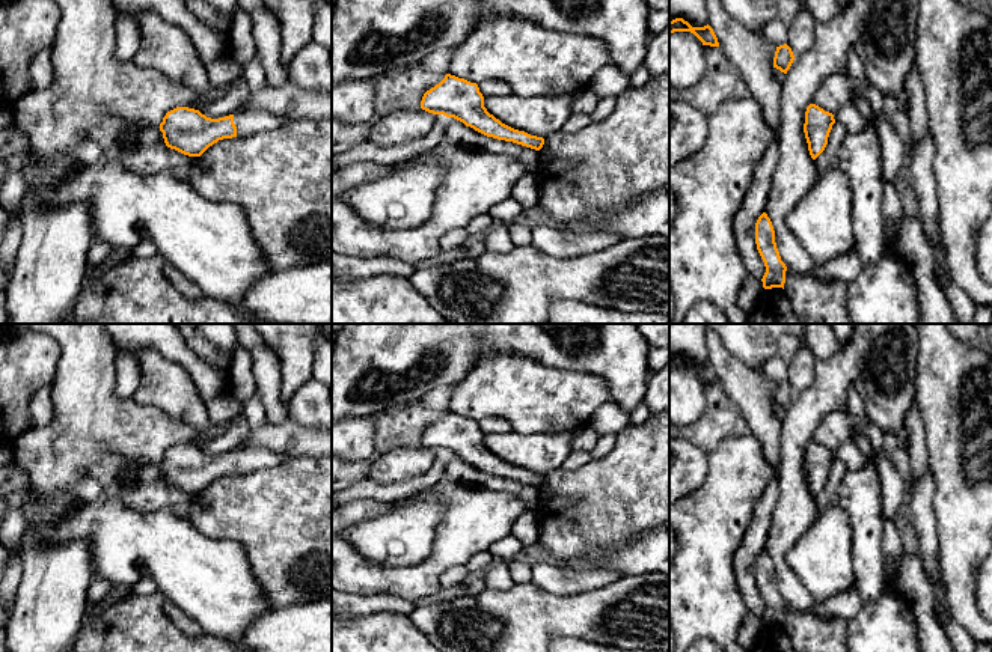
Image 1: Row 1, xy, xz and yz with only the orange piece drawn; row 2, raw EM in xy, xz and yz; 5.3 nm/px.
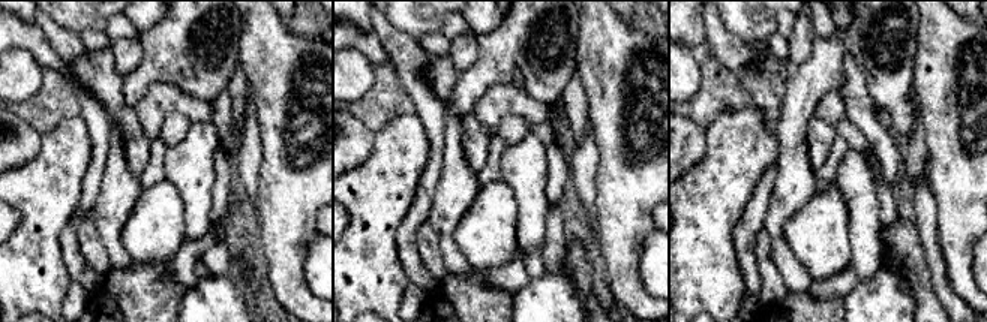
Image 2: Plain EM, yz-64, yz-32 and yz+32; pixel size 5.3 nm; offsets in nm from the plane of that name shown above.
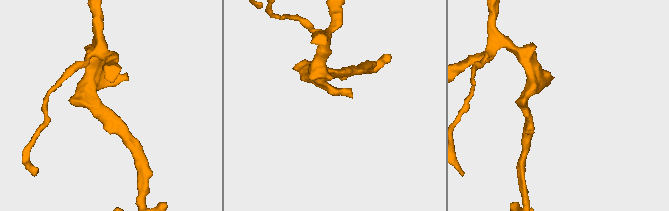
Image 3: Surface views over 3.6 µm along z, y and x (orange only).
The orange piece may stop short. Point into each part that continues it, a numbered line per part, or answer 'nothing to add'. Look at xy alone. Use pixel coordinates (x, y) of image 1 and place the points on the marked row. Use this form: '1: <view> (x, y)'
1: xy (248, 122)

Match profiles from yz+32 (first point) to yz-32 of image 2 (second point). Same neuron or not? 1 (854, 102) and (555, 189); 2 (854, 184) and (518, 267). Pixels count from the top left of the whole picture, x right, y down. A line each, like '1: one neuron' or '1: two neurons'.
1: one neuron
2: two neurons

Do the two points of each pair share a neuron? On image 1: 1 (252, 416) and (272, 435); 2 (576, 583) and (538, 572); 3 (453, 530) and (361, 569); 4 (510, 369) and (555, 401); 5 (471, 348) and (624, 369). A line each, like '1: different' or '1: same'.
1: different
2: same
3: same
4: same
5: same

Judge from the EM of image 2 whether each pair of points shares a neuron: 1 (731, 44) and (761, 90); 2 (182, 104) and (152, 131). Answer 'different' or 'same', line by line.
1: same
2: same

